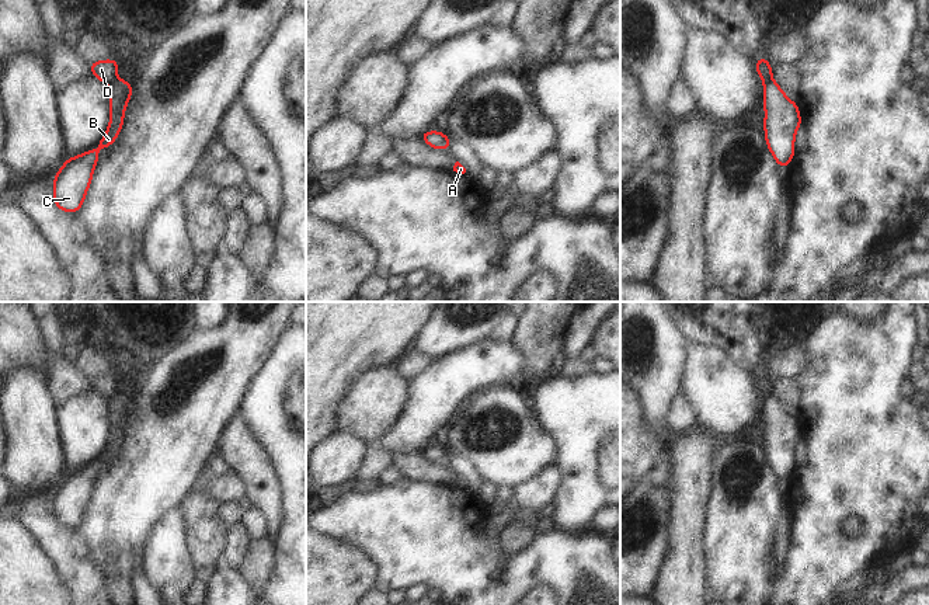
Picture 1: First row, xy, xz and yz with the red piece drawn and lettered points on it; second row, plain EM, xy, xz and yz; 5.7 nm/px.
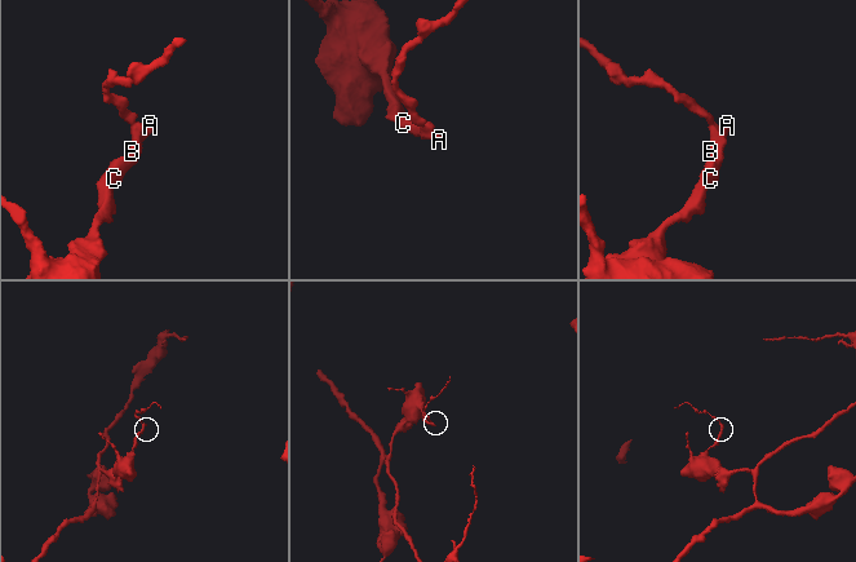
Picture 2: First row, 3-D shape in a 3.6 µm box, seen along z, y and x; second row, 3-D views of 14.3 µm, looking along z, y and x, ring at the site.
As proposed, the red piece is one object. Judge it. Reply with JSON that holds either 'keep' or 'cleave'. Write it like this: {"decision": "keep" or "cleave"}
{"decision": "cleave"}

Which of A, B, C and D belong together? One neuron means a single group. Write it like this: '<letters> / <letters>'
A B C / D

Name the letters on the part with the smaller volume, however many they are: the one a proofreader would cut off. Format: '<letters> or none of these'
D

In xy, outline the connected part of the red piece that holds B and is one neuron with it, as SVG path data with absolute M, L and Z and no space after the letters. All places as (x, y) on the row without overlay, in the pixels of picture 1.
M115 393L108 401L111 435L105 451L90 466L67 473L55 490L53 515L65 526L76 528L81 522L93 493L94 480L100 473L95 465L111 460L122 444L125 423L133 400L122 393Z

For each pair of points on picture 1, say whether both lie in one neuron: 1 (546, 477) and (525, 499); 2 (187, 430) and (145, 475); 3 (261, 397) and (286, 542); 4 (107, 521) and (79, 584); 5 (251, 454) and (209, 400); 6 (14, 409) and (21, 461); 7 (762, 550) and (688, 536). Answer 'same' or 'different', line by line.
1: same
2: same
3: same
4: different
5: different
6: same
7: different

